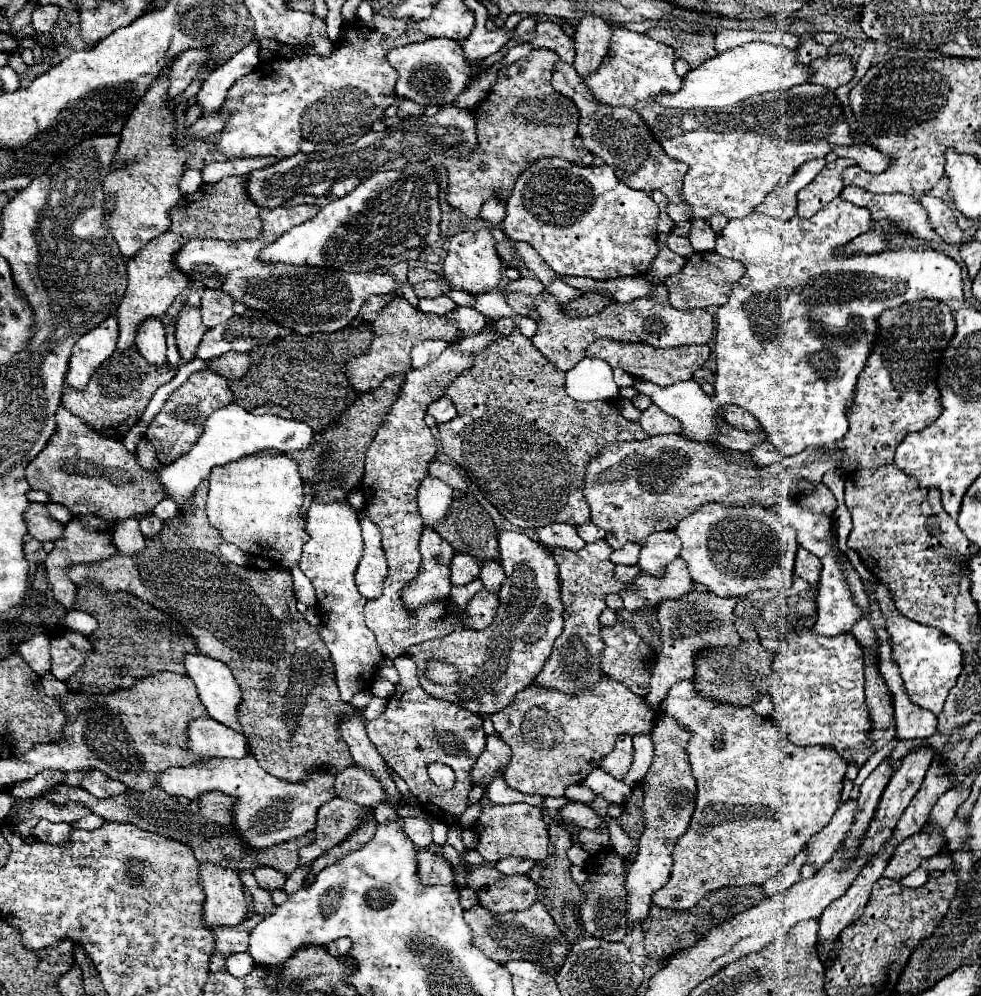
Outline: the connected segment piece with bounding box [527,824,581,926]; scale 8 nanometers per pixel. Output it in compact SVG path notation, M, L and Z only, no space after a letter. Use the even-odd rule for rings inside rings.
M551 824L549 826L549 854L545 860L541 862L535 862L535 866L529 870L529 878L537 884L537 890L539 890L539 900L545 904L545 908L549 910L549 914L553 916L555 924L561 926L561 906L565 906L567 902L573 904L575 910L579 910L581 906L581 888L573 882L571 874L569 874L569 868L571 868L571 862L567 858L567 850L573 846L571 842L571 834L559 826L559 824Z

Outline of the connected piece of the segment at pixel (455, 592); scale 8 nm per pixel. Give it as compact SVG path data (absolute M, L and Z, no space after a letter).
M475 578L473 582L469 584L463 584L463 586L453 586L451 588L451 600L453 604L469 604L469 600L473 598L473 594L477 594L477 590L481 588L481 580Z

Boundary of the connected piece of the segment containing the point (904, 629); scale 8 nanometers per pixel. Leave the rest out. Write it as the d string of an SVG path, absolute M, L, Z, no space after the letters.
M887 624L893 642L893 658L899 664L901 678L905 680L913 704L939 714L945 698L963 670L963 652L955 640L949 640L941 630L917 624Z

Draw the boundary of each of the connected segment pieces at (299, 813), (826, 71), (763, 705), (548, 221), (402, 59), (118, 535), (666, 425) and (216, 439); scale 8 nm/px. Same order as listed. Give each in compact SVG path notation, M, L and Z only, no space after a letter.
M251 754L237 760L213 758L191 766L167 768L157 774L157 786L163 790L175 788L175 796L187 796L189 800L211 790L219 790L237 798L233 808L235 826L241 838L255 850L287 842L315 830L319 806L337 796L335 774L331 770L313 770L303 782L285 782L265 772Z
M847 54L817 58L811 62L811 66L813 66L815 74L809 80L817 82L829 90L835 90L835 88L847 84L855 74L855 66Z
M759 694L759 696L757 696L757 702L755 702L755 706L753 706L753 710L755 710L755 714L759 714L759 716L763 716L763 718L771 716L771 714L773 714L771 696L769 696L769 694Z
M545 156L529 164L519 174L511 196L507 198L507 216L501 222L501 230L507 238L533 246L557 276L573 274L607 280L617 276L643 276L651 268L651 262L659 252L657 222L659 208L651 196L647 192L633 190L617 180L607 164L579 166L565 158Z
M429 38L423 42L397 46L387 54L389 64L395 66L399 72L399 80L395 84L397 101L386 111L382 121L394 117L399 110L400 100L411 100L421 106L455 106L459 94L463 94L475 80L473 70L475 66L469 64L465 52L457 40L451 38Z
M127 518L113 526L113 544L125 554L137 554L145 546L145 536L139 530L139 520Z
M653 404L645 412L641 412L639 424L649 436L673 434L673 432L677 434L677 422L673 422L673 418L665 416L663 410L657 410L657 406L653 406Z
M227 404L221 410L215 410L203 424L203 432L195 446L179 456L169 466L161 468L161 480L165 484L165 494L175 498L177 506L185 506L189 500L189 494L197 488L199 482L209 478L209 472L215 466L229 464L233 460L239 460L243 456L255 454L263 448L275 448L279 452L291 452L291 450L307 450L313 444L313 430L305 426L305 422L297 420L283 420L273 414L253 416L247 410L243 410L239 404Z

